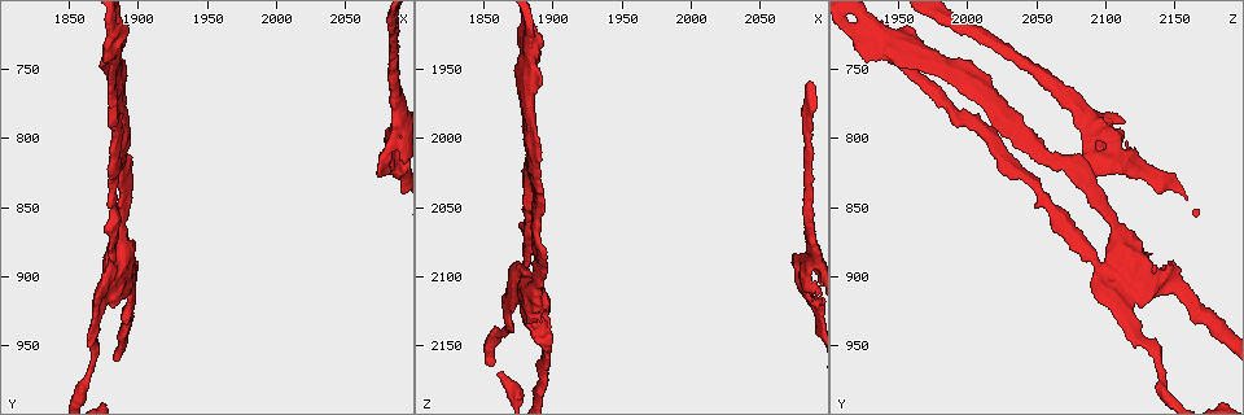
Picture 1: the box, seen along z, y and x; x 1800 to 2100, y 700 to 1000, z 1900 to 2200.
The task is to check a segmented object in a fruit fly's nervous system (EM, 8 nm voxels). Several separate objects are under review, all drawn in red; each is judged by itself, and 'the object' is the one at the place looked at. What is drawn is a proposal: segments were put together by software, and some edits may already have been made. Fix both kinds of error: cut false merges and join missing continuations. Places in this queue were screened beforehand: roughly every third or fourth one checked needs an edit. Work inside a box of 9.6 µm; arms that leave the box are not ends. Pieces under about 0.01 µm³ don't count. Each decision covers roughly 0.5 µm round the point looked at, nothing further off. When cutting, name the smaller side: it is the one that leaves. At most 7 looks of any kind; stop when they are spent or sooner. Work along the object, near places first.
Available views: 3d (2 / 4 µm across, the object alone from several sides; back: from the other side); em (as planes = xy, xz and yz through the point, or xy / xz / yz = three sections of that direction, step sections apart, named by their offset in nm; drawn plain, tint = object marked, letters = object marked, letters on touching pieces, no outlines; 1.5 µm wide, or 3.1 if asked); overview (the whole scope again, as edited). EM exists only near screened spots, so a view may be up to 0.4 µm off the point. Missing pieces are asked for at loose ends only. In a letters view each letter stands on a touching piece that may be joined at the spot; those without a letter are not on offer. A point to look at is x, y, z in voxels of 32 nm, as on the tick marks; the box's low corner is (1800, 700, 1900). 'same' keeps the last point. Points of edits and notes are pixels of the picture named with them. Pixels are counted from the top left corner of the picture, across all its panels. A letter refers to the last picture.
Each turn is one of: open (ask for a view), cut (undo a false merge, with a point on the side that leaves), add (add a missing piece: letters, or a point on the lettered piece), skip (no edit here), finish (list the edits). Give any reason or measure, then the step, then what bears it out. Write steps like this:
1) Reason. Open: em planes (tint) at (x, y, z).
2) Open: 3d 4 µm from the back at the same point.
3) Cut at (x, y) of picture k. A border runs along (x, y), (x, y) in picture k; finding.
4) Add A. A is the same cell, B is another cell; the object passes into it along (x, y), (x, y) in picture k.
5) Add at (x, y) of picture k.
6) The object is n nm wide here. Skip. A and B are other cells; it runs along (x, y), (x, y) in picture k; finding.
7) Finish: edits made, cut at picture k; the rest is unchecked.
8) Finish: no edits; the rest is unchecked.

Thick turns thin. Open: em planes (plain) at (1888, 862, 2106).

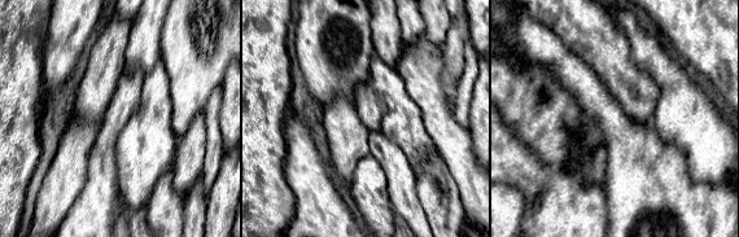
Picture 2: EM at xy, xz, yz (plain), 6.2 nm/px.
Open: em planes (letters) at the same point.

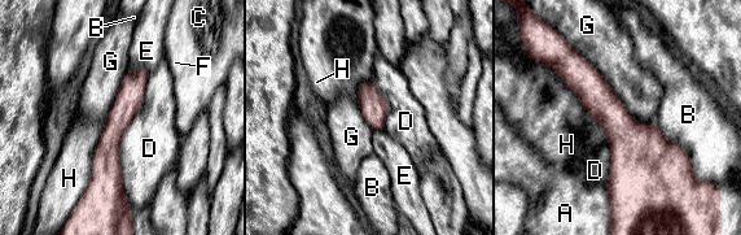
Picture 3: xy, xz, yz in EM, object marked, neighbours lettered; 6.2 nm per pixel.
The longest contact is with D, 850 nm. Skip. A, B, C, D, E, F, G and H are other cells; it runs along (140, 72), (110, 138), (115, 201) in picture 3; one cell here.

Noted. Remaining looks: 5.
Four or more arms meet. Open: em xy step 8 (tint) at (1884, 722, 1932).

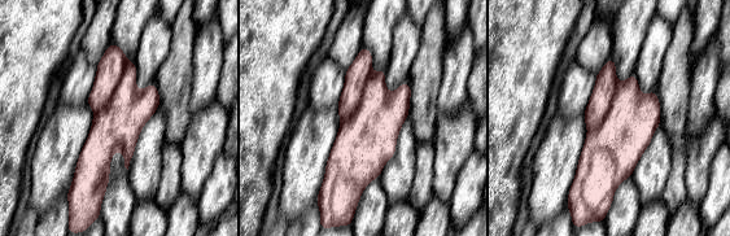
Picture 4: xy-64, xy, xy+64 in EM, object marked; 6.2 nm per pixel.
What lies round it. Open: em xy step 8 (letters) at the same point.

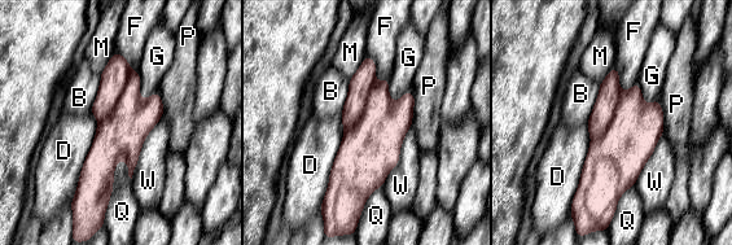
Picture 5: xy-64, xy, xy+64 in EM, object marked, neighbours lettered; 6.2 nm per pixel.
The longest contact is with D, 550 nm. Cut at (119, 135) of picture 5. B, D, F, G, M, P, Q and W are other cells; a border runs along (131, 70), (114, 108), (99, 121) in picture 5; a second cell is stuck on.

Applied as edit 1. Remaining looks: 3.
A fork. Open: em yz step 4 (letters) at (1882, 760, 2000).

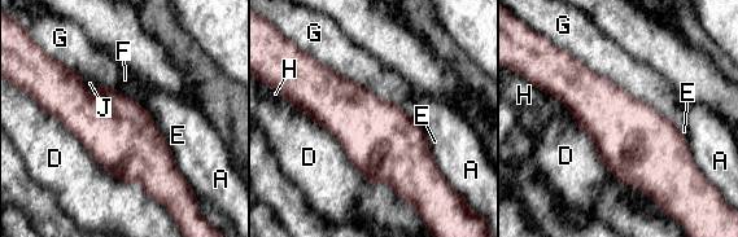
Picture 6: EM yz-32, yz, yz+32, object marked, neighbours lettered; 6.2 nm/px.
Skip. A, D, E, F, G, H and J are other cells; a border runs along (82, 74), (88, 88), (97, 87) in picture 6; all the same cell.

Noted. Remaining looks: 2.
Finish: edits made, cut at picture 5; the rest is unchecked.

